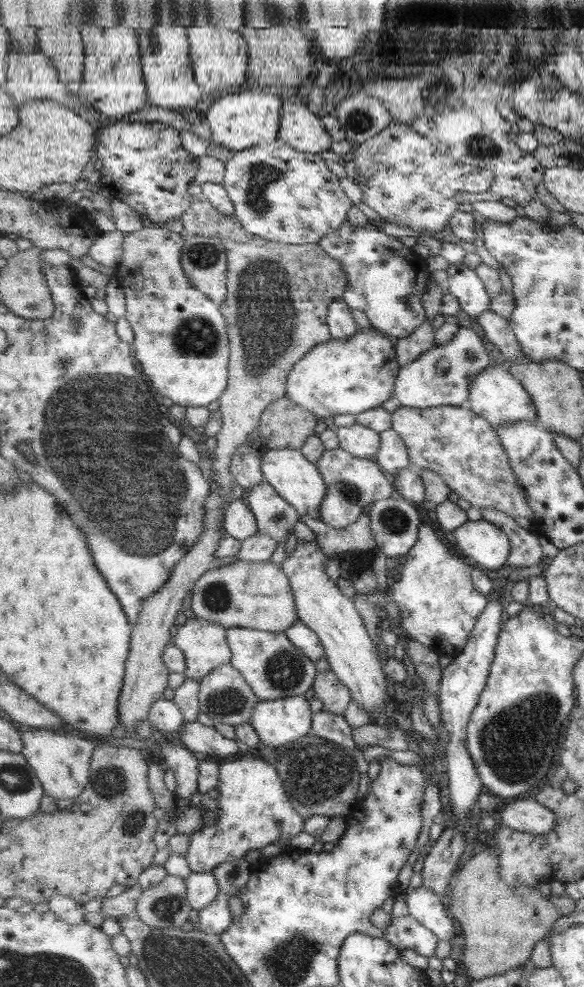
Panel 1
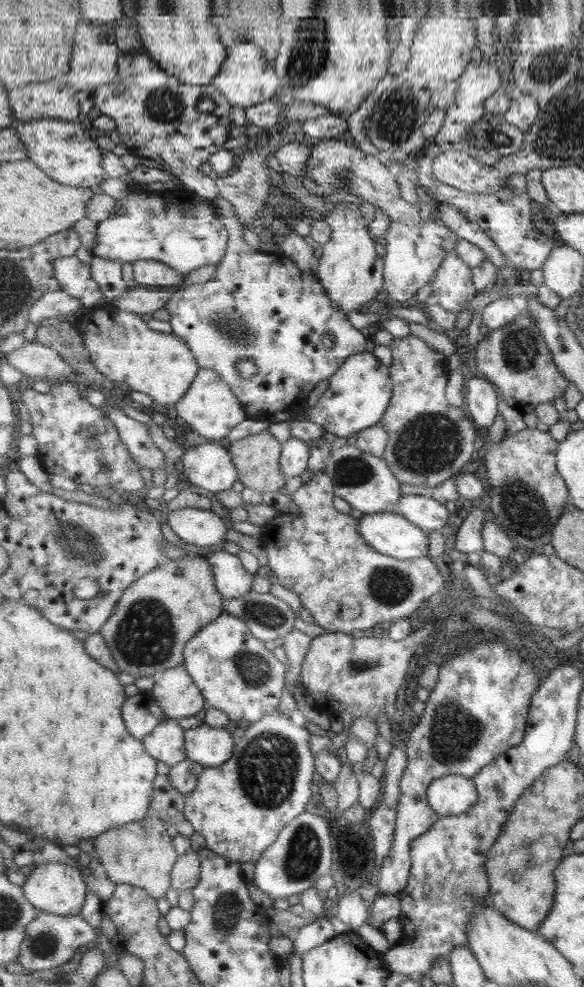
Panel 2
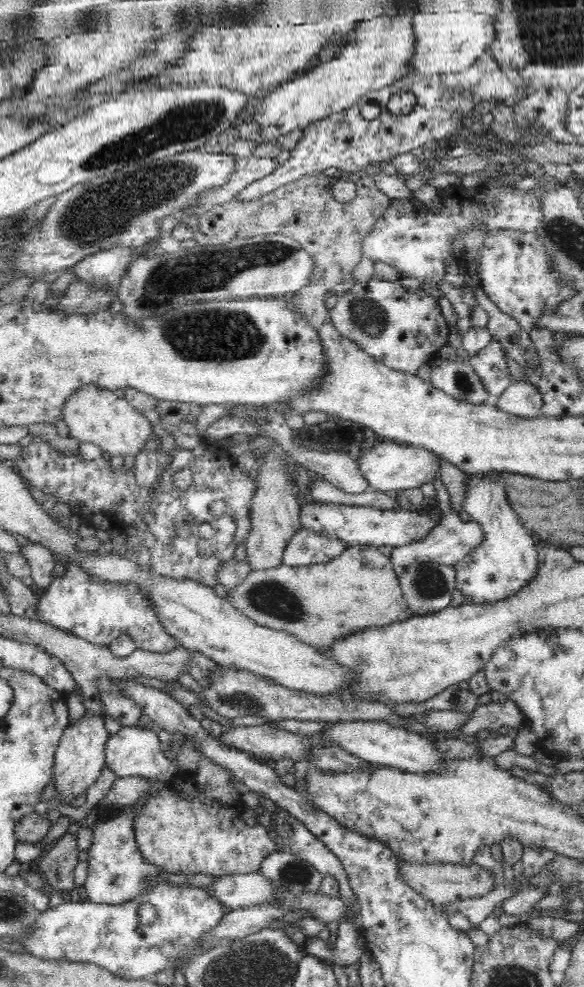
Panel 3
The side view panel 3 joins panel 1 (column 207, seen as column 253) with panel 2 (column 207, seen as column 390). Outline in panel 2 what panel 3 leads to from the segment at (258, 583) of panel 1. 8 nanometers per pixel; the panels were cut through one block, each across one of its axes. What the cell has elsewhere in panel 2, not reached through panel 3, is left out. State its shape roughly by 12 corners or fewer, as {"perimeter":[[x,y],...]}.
{"perimeter":[[211,560],[139,578],[100,633],[134,678],[185,664],[224,613]]}

